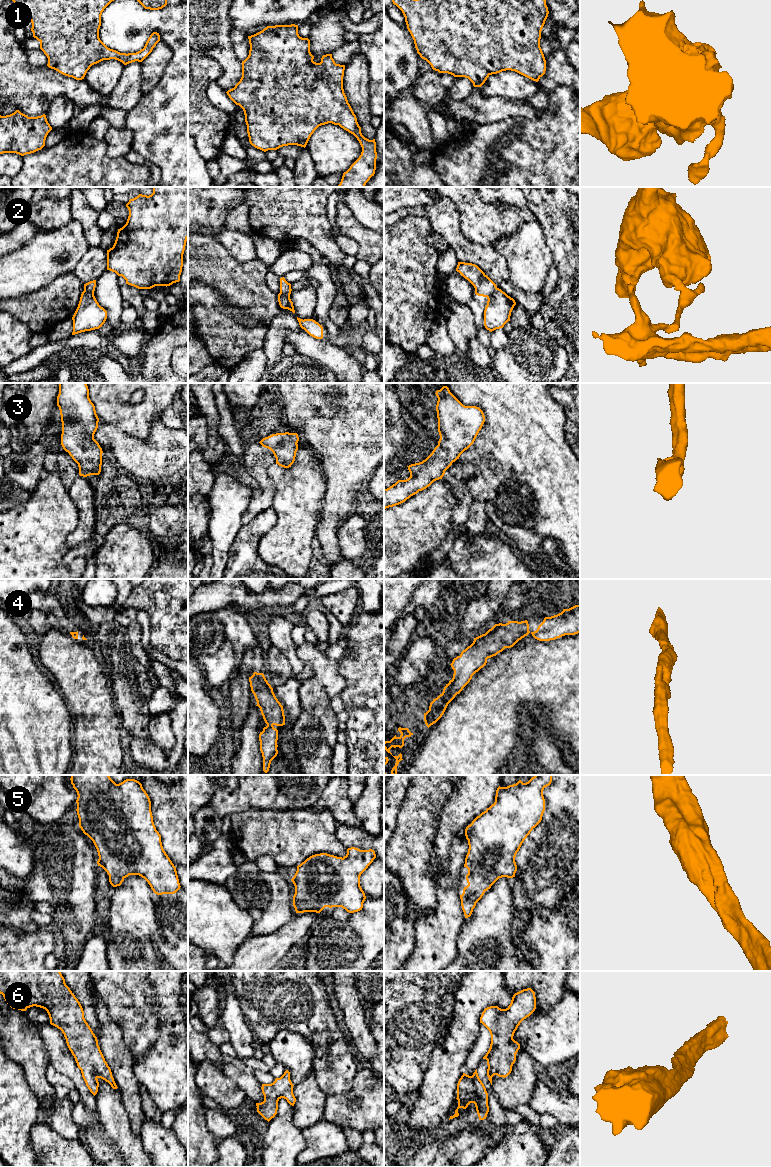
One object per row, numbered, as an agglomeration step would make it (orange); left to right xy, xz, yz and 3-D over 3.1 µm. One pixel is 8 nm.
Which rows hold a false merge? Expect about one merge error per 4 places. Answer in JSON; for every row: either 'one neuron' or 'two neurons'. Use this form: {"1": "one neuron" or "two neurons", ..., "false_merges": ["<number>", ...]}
{"1": "one neuron", "2": "two neurons", "3": "one neuron", "4": "one neuron", "5": "one neuron", "6": "one neuron", "false_merges": ["2"]}

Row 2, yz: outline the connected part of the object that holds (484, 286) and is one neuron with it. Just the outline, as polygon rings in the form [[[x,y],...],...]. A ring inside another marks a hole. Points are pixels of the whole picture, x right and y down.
[[[458,262],[456,271],[474,286],[478,296],[489,297],[497,289],[496,284],[475,264]]]

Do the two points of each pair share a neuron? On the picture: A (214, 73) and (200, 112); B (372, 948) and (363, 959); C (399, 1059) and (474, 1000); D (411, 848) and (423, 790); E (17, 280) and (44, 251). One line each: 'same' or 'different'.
A: same
B: same
C: different
D: same
E: same

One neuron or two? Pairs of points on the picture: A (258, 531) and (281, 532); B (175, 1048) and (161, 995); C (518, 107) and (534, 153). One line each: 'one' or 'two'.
A: two
B: one
C: two

